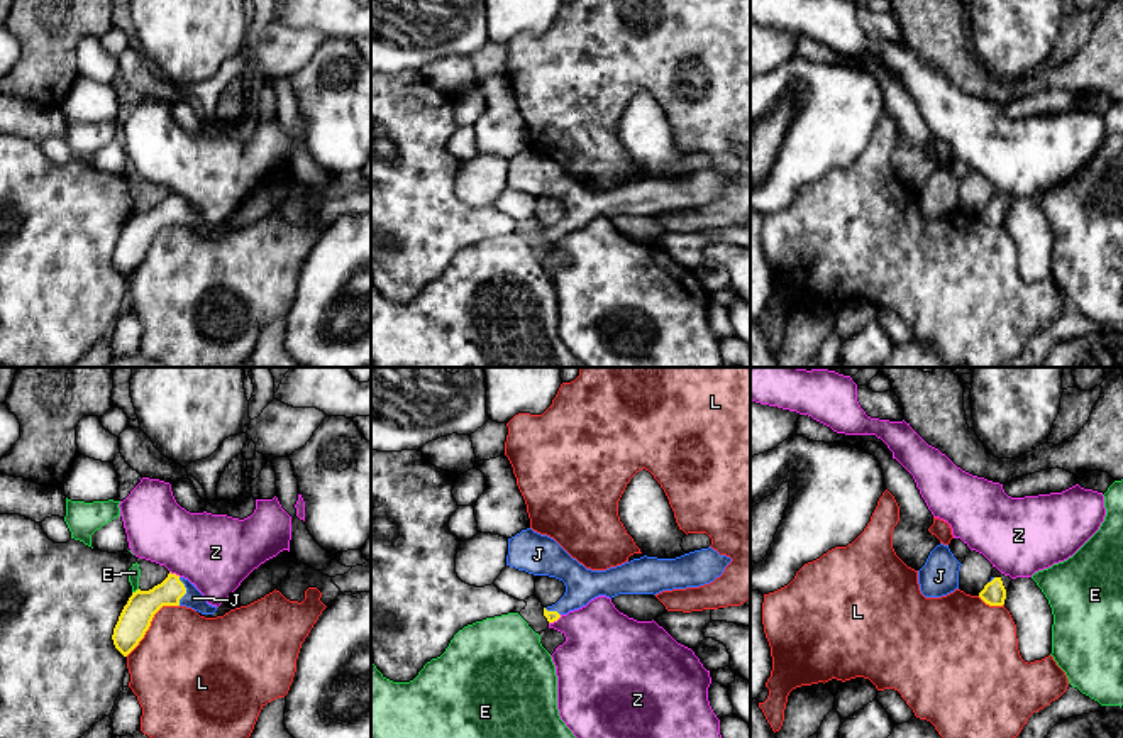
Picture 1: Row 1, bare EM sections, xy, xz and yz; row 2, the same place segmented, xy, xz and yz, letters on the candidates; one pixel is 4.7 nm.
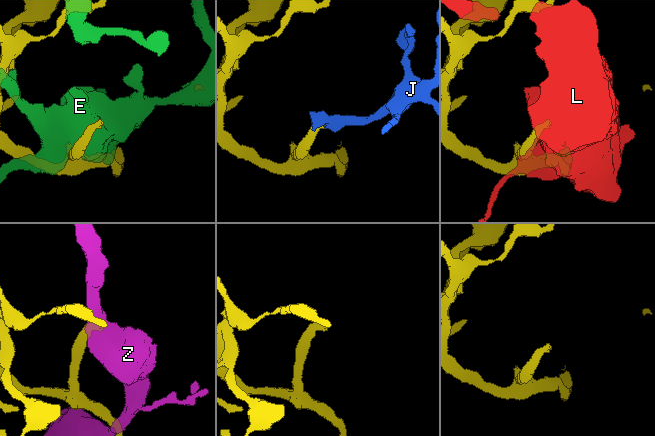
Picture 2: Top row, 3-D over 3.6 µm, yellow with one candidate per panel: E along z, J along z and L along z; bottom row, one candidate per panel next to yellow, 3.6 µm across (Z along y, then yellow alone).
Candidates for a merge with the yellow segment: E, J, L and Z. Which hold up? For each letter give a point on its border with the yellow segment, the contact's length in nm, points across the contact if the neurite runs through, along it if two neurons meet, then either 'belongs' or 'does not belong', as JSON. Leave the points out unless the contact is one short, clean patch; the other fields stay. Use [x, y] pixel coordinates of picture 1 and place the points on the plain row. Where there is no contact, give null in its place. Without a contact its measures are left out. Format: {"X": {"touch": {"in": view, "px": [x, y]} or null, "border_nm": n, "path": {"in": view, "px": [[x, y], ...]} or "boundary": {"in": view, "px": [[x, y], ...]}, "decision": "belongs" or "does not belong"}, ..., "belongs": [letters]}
{"E": {"touch": {"in": "xy", "px": [136, 212]}, "border_nm": 40, "decision": "does not belong"}, "J": {"touch": {"in": "xy", "px": [185, 212]}, "border_nm": 140, "path": {"in": "xy", "px": [[138, 234], [161, 215], [185, 212], [193, 219]]}, "decision": "belongs"}, "L": {"touch": {"in": "xy", "px": [149, 244]}, "border_nm": 360, "decision": "does not belong"}, "Z": {"touch": {"in": "xy", "px": [175, 195]}, "border_nm": 60, "decision": "does not belong"}, "belongs": ["J"]}

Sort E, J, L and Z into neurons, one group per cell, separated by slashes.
E / J / L / Z

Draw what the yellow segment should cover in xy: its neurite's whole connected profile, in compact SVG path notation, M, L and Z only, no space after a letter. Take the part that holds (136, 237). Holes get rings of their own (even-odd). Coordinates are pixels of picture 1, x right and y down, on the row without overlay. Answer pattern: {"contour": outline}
{"contour": "M176 195L168 198L149 212L137 210L124 227L113 249L113 266L127 278L144 259L154 235L163 227L186 227L202 235L213 235L217 227L207 223L205 217L188 200Z"}

